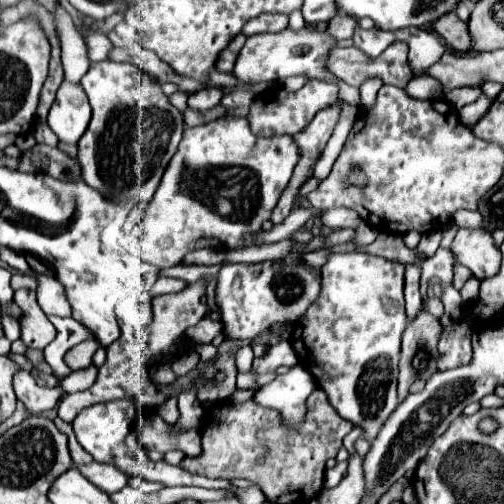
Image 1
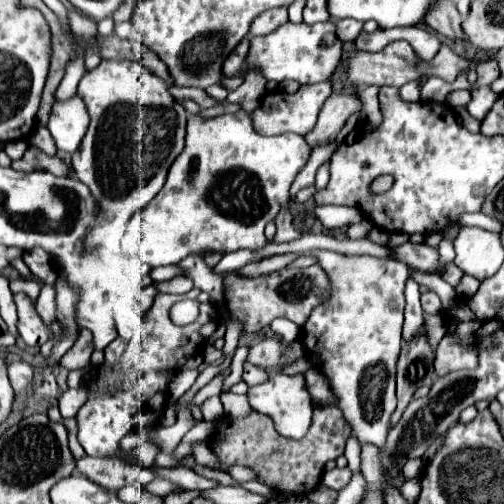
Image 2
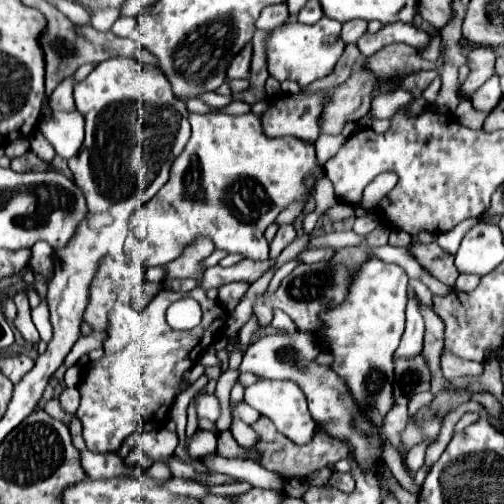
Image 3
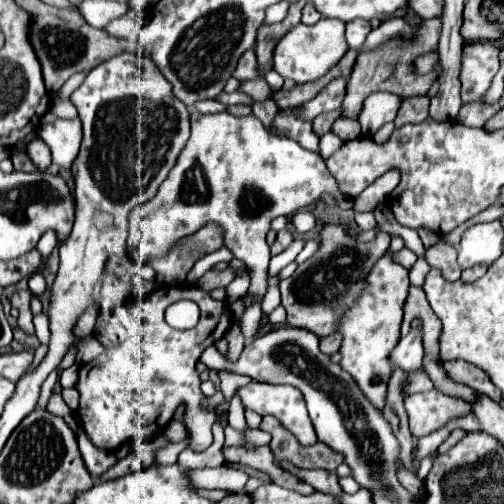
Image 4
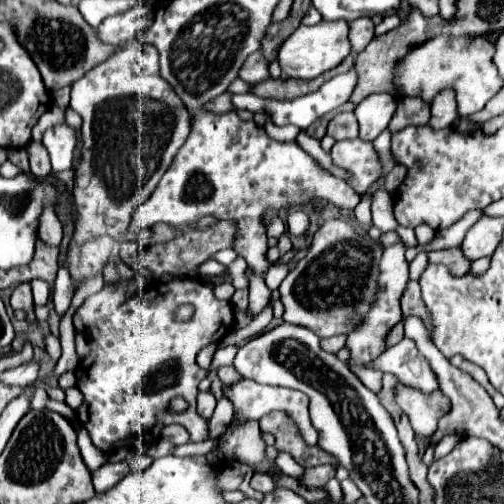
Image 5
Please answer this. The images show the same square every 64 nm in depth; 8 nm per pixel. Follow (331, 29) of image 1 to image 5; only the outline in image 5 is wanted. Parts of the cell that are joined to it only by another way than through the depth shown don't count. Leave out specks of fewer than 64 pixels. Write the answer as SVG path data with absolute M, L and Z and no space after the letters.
M360 18L360 20L354 20L350 22L350 44L352 44L352 52L358 54L362 52L368 42L374 38L374 24L370 18Z

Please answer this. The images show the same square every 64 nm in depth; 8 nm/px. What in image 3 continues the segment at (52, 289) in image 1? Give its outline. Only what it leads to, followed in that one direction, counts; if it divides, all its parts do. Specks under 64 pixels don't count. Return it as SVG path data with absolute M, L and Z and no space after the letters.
M42 300L40 306L32 310L32 320L34 320L34 324L36 324L38 332L40 332L40 338L44 342L50 342L50 338L52 338L52 324L50 324L50 310L48 310L46 300Z

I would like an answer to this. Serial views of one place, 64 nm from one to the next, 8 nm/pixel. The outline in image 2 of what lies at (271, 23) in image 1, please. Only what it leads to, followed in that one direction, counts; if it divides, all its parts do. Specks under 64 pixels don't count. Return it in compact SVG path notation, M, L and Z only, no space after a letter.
M274 8L268 10L264 14L260 14L252 24L250 24L250 32L248 36L258 36L258 34L270 34L276 28L280 28L282 24L288 22L288 10L286 8Z

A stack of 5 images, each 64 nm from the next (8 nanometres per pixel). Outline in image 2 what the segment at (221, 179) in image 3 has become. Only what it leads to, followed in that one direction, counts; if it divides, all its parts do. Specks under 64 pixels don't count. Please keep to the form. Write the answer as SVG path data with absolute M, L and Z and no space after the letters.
M244 110L206 120L191 116L184 152L172 162L160 196L128 222L122 238L124 252L150 266L168 266L200 250L226 254L240 248L262 248L266 244L264 226L290 200L288 190L308 158L310 148L302 136L260 136L252 128L251 114Z

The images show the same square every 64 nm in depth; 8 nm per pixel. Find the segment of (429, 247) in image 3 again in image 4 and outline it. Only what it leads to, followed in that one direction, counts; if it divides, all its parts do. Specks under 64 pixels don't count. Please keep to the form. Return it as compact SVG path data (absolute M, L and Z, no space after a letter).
M436 242L434 246L426 248L424 252L424 258L426 262L432 266L432 268L438 268L442 272L442 278L444 280L458 280L460 278L460 268L456 264L456 248L452 248L450 244L444 244L444 242Z

